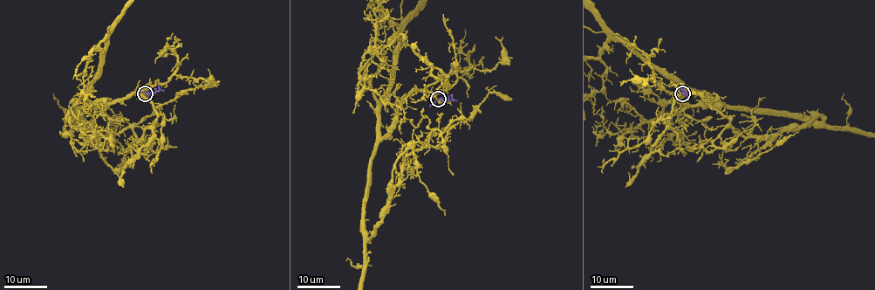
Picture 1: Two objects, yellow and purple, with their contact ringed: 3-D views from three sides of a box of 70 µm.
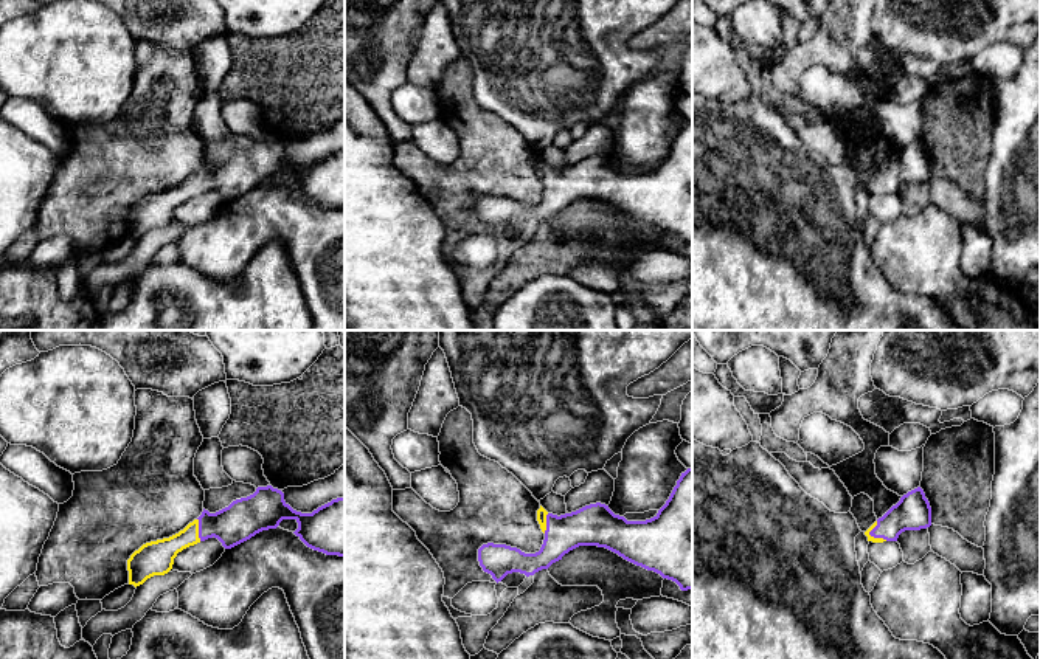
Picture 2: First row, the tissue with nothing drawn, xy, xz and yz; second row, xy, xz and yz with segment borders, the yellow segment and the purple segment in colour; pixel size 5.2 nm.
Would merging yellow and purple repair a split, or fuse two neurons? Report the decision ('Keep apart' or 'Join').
Join

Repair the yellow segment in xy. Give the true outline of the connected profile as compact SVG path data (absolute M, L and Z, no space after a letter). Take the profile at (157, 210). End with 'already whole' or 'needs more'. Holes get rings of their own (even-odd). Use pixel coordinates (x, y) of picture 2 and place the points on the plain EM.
M267 138L216 166L203 161L202 167L179 186L143 197L127 212L129 237L137 240L154 228L168 226L177 206L200 194L214 189L225 202L231 202L262 183L276 181L283 172L298 175L293 186L307 200L345 209L345 149L312 166L301 166L284 154L281 143Z; needs more

